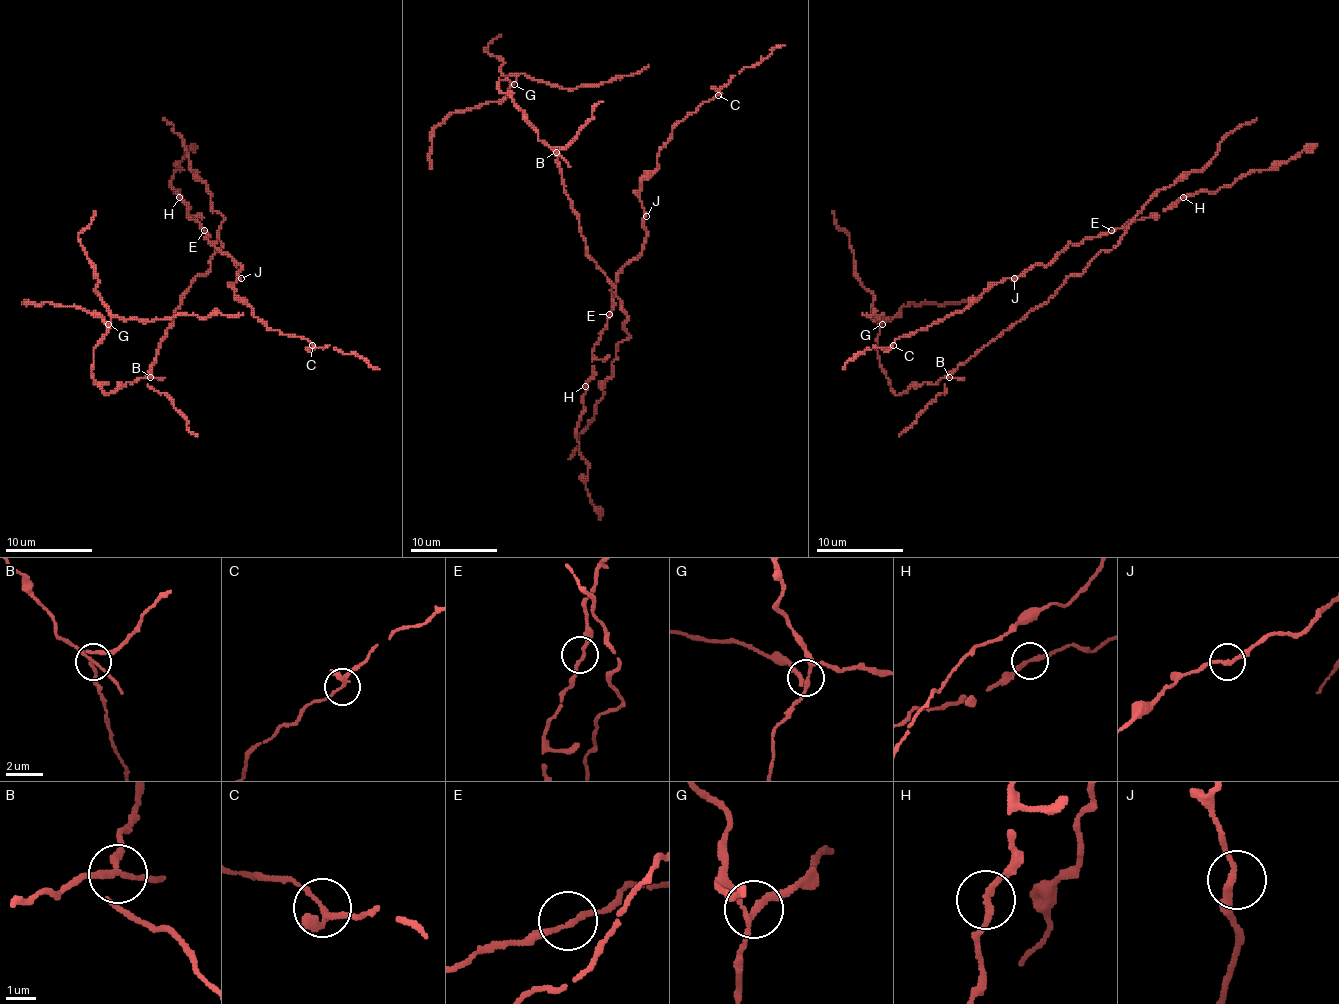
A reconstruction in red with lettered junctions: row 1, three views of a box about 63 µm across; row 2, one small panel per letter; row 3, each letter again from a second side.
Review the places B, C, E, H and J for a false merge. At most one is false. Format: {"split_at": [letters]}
{"split_at": ["B"]}

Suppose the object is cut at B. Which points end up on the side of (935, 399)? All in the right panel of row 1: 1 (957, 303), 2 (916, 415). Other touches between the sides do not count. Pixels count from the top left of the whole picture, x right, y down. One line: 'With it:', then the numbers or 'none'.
With it: 2

